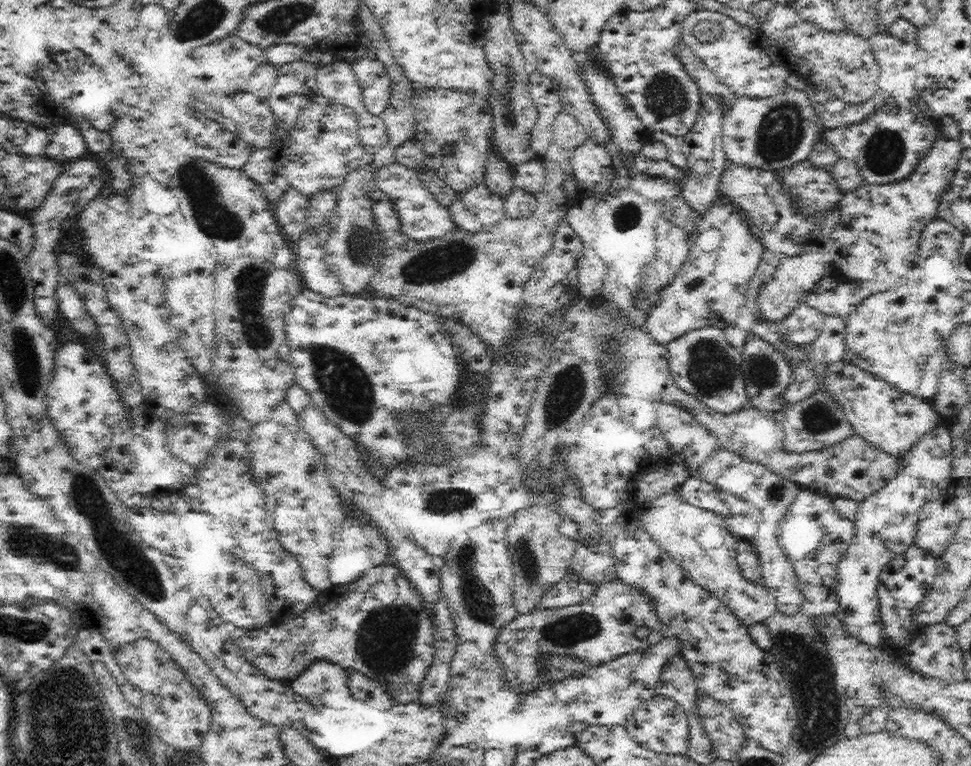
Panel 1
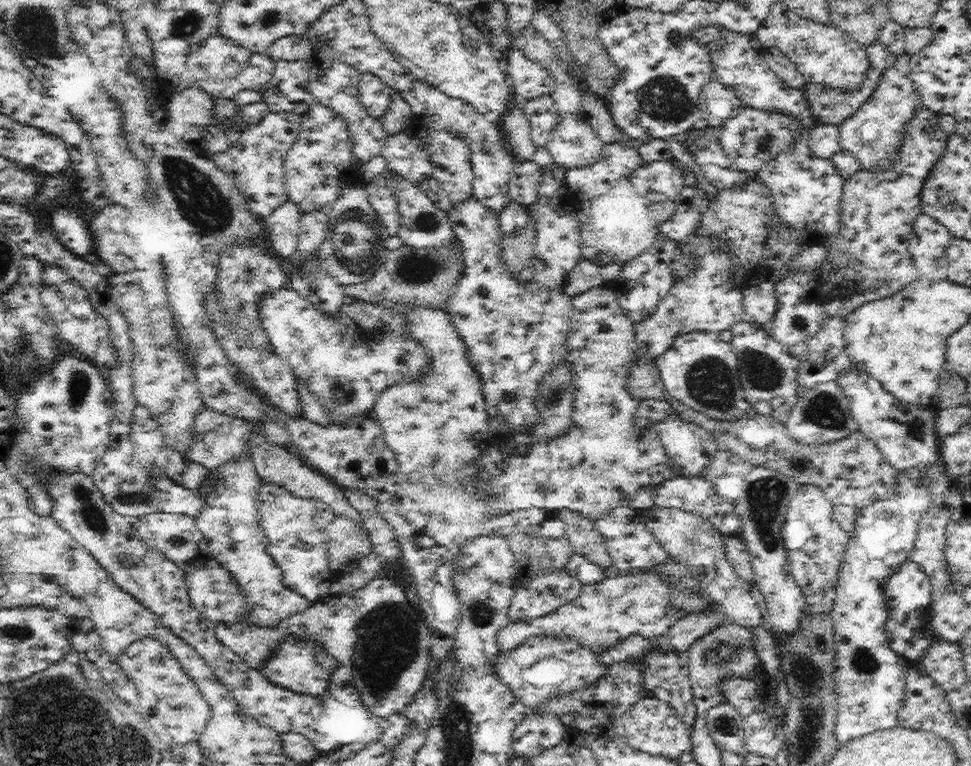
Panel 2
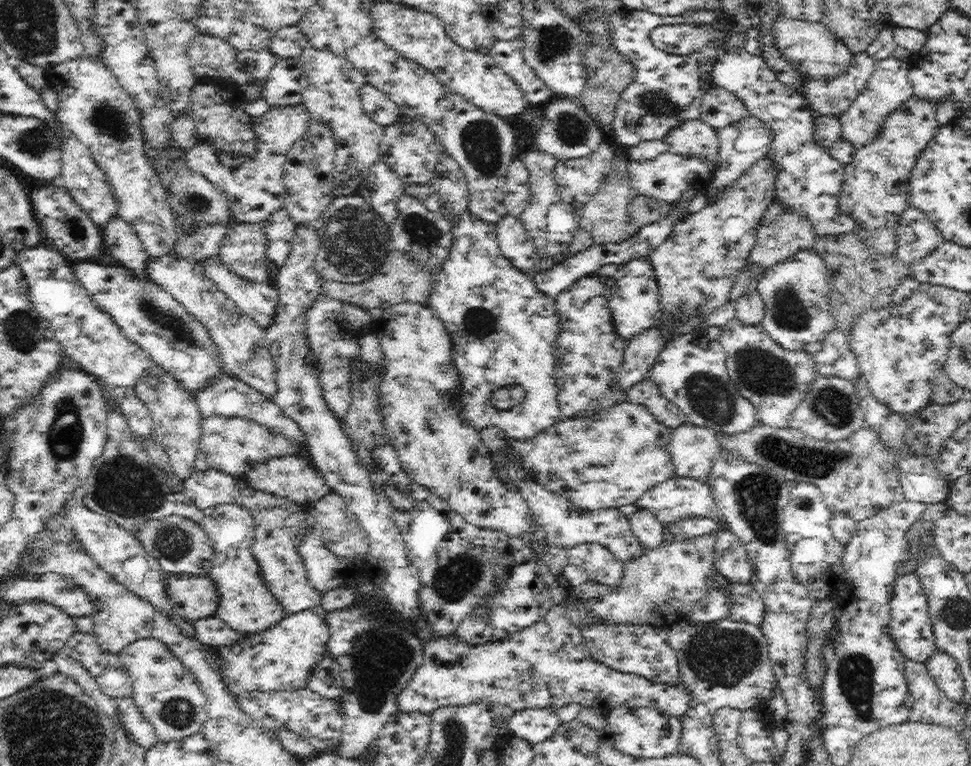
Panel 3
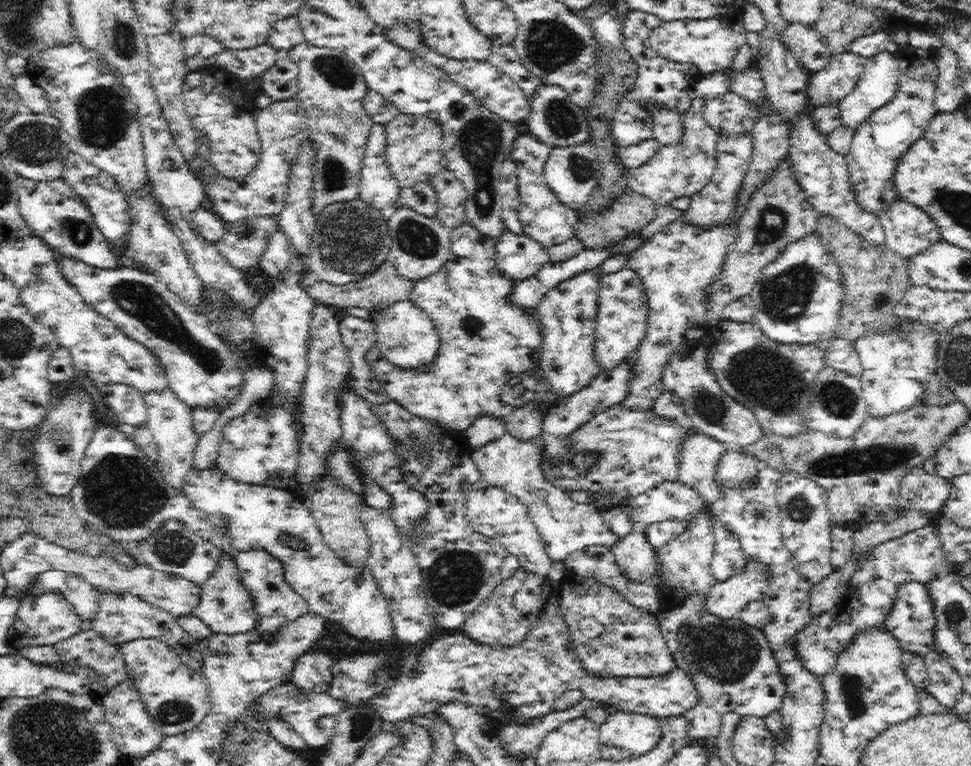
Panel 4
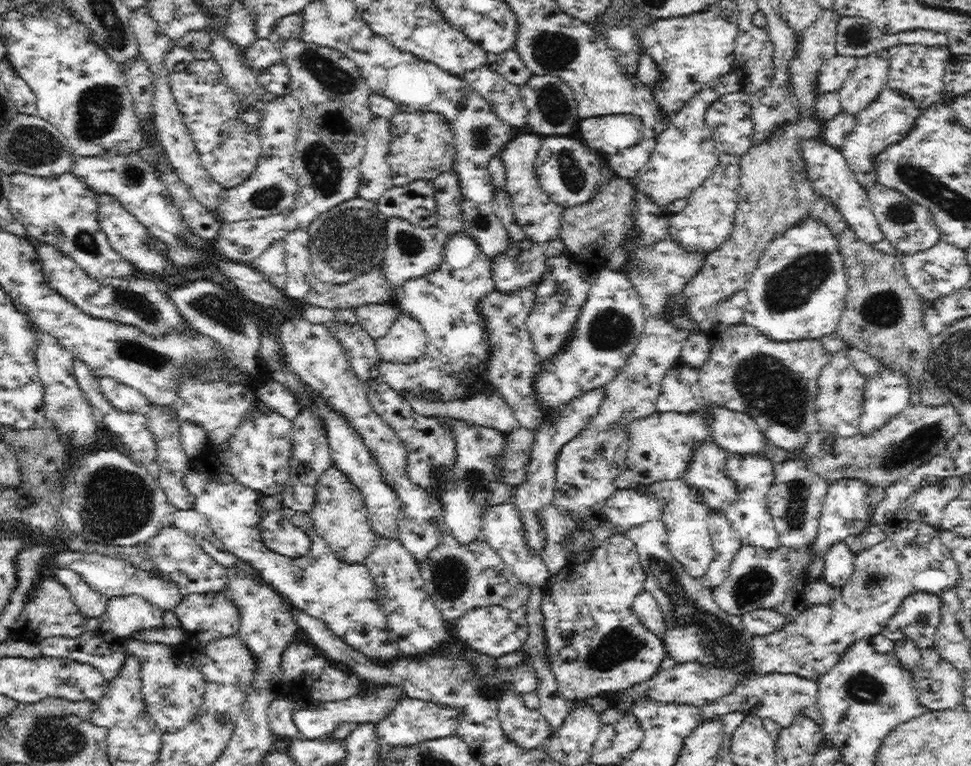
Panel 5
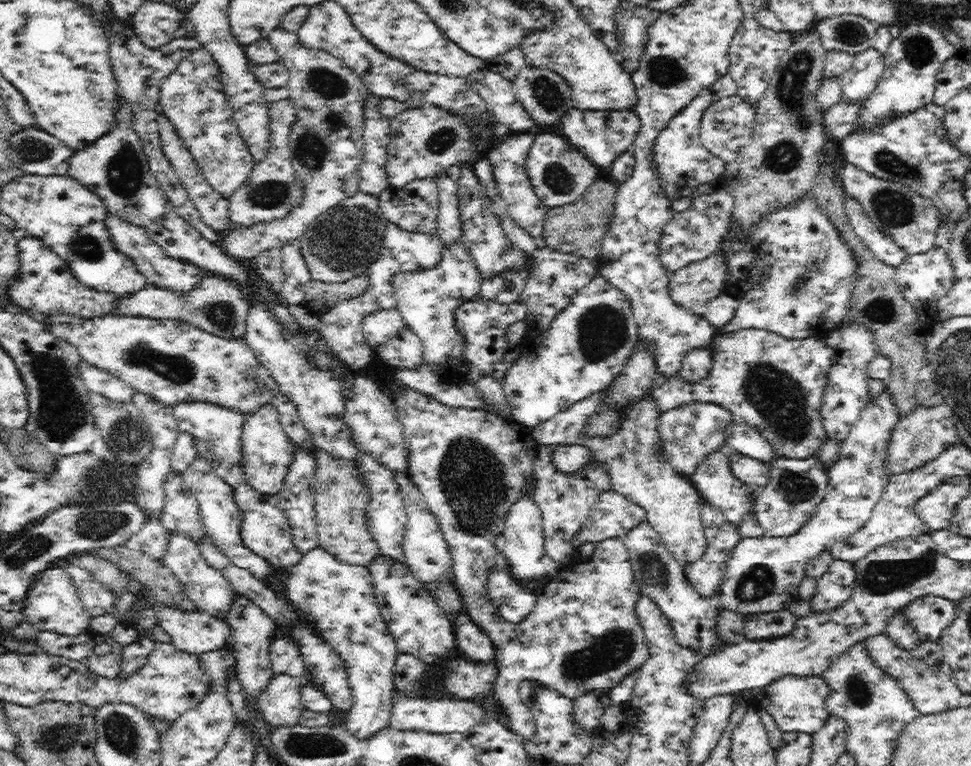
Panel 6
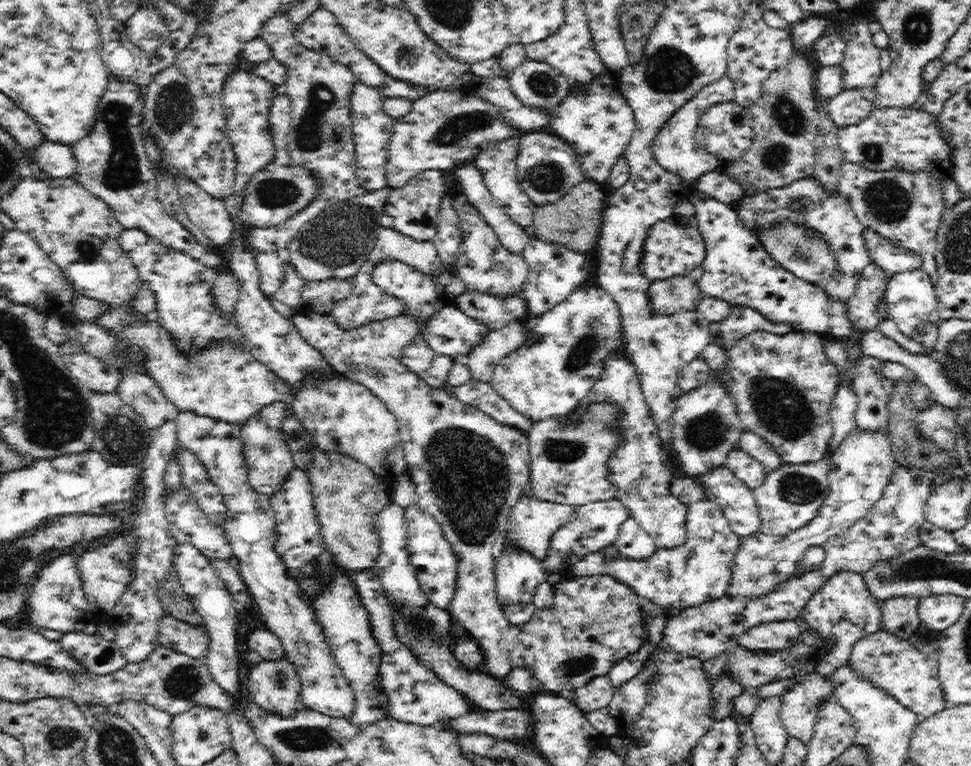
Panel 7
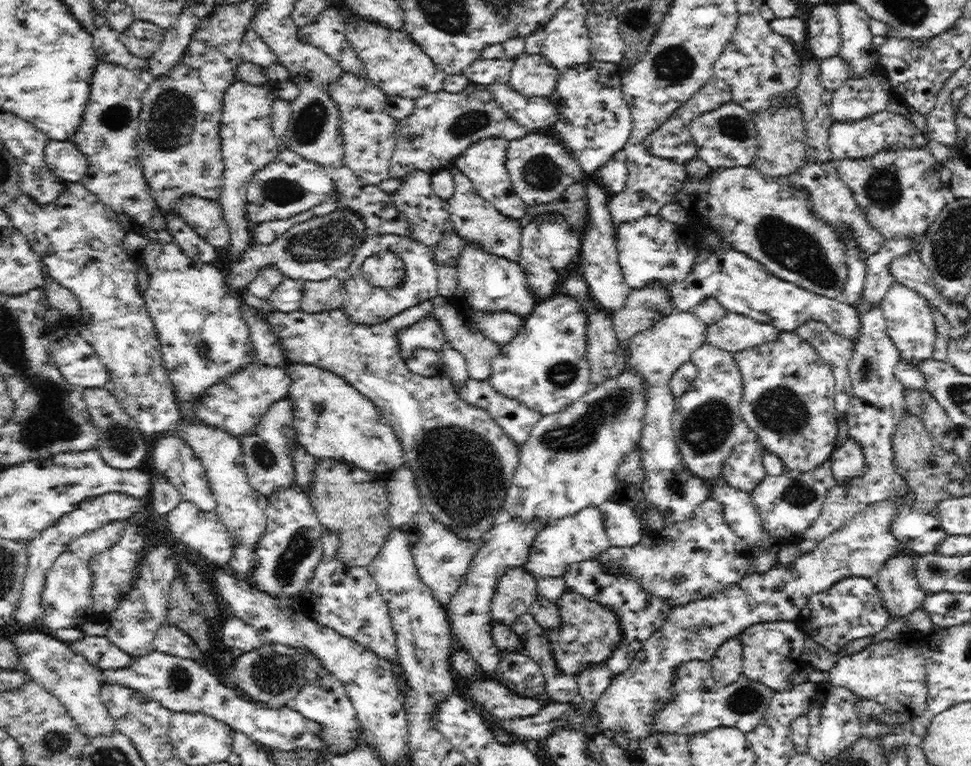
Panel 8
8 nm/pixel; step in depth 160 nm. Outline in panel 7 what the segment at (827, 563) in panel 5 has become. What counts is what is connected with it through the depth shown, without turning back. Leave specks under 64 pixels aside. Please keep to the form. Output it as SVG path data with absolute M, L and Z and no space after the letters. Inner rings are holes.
M838 570L818 586L818 590L810 596L807 605L802 609L800 617L804 618L811 628L838 636L839 643L835 650L819 664L818 671L829 677L833 669L851 658L851 650L857 640L868 636L868 633L881 630L882 613L881 607L873 602L861 573Z

